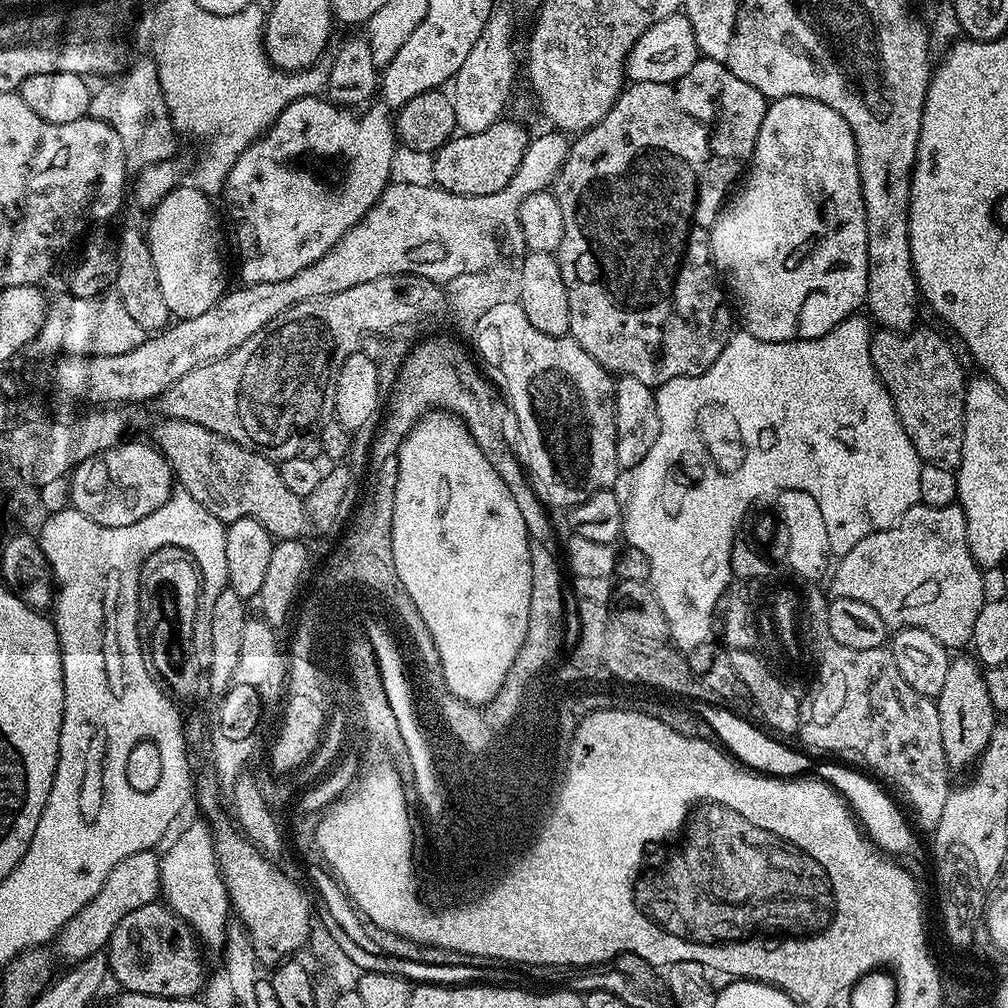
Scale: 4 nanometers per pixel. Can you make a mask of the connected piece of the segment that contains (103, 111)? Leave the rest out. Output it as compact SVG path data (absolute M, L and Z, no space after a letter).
M147 59L136 64L134 62L120 76L97 87L88 107L89 116L95 120L104 120L117 130L126 153L127 168L134 174L156 163L169 161L176 150L176 140L178 141L178 133L169 116L165 95L162 94L156 63L153 59Z

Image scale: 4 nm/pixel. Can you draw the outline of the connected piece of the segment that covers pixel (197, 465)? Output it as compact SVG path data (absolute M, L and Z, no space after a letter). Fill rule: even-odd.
M168 417L158 422L151 439L167 458L177 485L219 521L229 525L240 518L252 517L275 539L296 540L305 535L310 521L305 514L303 497L287 489L275 461L248 451L197 423Z

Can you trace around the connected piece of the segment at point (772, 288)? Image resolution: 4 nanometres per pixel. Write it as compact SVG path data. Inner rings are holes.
M787 96L781 100L771 101L762 118L762 130L758 130L758 142L754 142L754 154L739 188L735 193L736 200L735 196L729 199L716 215L716 221L710 234L710 250L716 271L726 281L727 291L734 301L739 323L740 320L744 323L741 324L743 331L750 333L751 336L762 342L771 344L787 340L809 340L834 330L834 326L842 323L847 316L859 313L865 307L866 274L868 273L866 210L860 197L858 150L854 142L854 134L846 122L846 118L842 118L842 114L838 114L838 110L830 110L830 106L822 106L822 102L818 102L814 98L802 98L801 96Z

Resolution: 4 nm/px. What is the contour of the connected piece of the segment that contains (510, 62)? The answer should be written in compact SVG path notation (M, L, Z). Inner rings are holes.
M504 6L497 7L486 22L486 30L474 42L474 47L462 62L462 70L454 77L450 84L452 105L456 127L464 134L482 134L482 130L490 130L505 115L504 107L512 96L512 83L516 80L516 48L512 45L512 16L504 9Z

